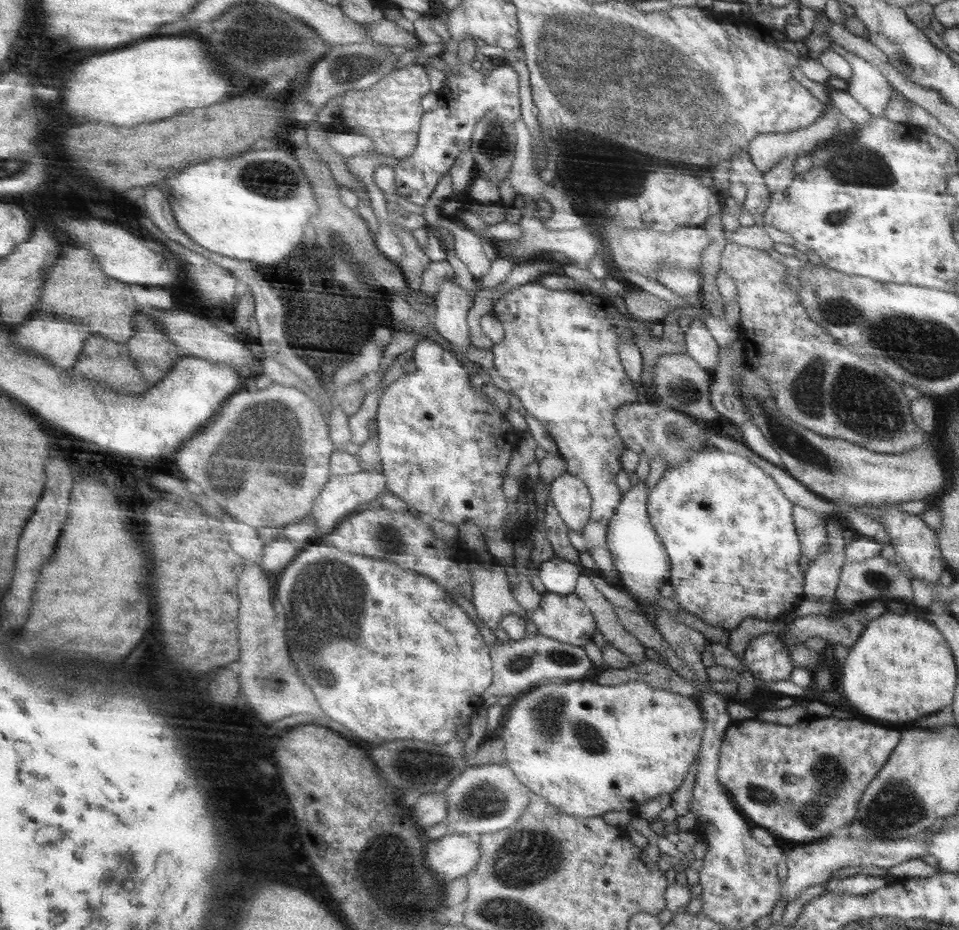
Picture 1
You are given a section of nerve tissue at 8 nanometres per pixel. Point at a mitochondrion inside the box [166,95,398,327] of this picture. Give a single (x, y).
(278, 179)

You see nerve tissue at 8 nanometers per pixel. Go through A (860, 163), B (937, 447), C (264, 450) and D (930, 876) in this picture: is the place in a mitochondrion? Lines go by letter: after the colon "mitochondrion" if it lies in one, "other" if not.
A: mitochondrion
B: mitochondrion
C: mitochondrion
D: other

